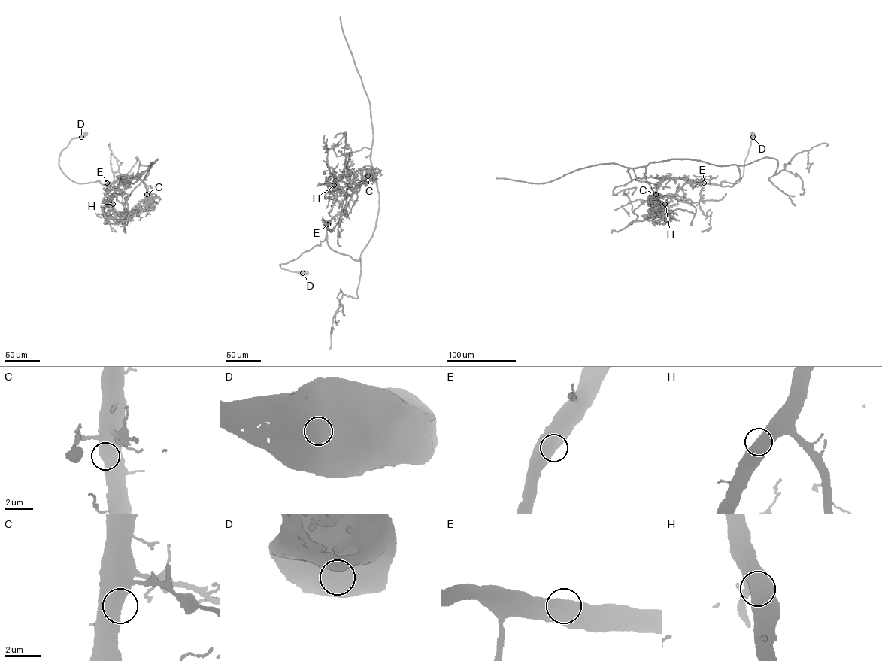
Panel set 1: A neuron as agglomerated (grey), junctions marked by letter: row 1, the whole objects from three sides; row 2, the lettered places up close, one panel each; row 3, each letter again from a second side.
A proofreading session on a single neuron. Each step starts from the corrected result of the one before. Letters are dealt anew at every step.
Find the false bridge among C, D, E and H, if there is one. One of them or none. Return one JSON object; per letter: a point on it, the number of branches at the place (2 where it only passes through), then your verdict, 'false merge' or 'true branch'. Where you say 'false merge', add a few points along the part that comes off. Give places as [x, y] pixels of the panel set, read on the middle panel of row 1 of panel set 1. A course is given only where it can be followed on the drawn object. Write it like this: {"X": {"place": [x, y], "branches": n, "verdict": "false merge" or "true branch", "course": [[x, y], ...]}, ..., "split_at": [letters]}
{"C": {"place": [368, 176], "branches": 1, "verdict": "true branch"}, "D": {"place": [302, 273], "branches": 1, "verdict": "true branch"}, "E": {"place": [328, 224], "branches": 1, "verdict": "true branch"}, "H": {"place": [334, 185], "branches": 1, "verdict": "true branch"}, "split_at": []}

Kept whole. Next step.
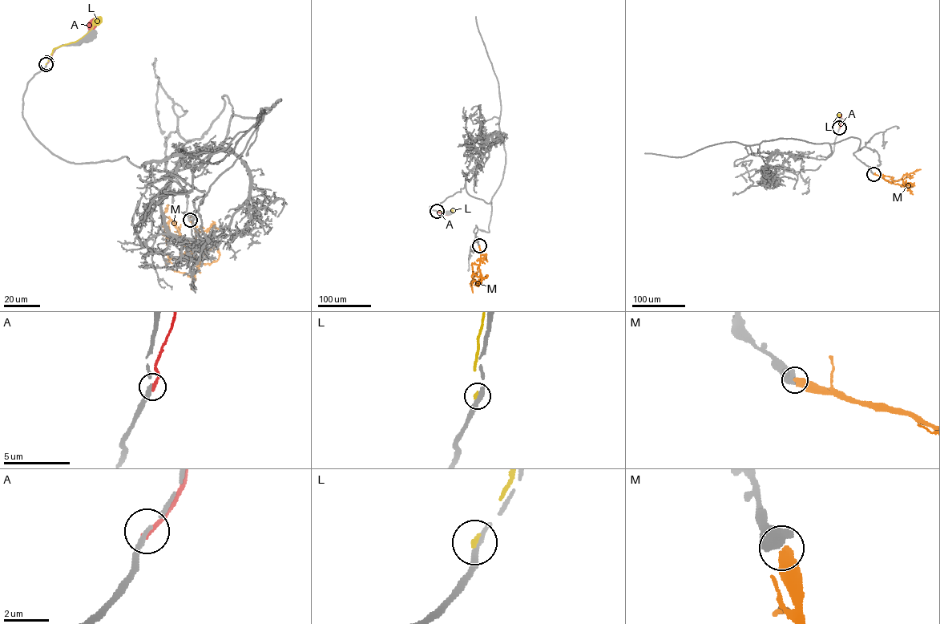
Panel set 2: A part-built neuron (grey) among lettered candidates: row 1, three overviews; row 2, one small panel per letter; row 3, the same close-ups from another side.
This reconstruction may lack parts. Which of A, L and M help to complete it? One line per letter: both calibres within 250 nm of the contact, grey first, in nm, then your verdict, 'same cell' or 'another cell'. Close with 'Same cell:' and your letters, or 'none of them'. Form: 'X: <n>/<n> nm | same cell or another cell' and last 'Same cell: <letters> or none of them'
A: 200/240 nm | another cell
L: 400/160 nm | another cell
M: 700/480 nm | another cell
Same cell: none of them

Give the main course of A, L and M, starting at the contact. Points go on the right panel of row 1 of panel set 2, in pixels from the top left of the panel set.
A: (840, 127), (843, 120), (840, 115)
L: (839, 127), (838, 114)
M: (873, 174), (893, 182), (905, 174), (921, 169)

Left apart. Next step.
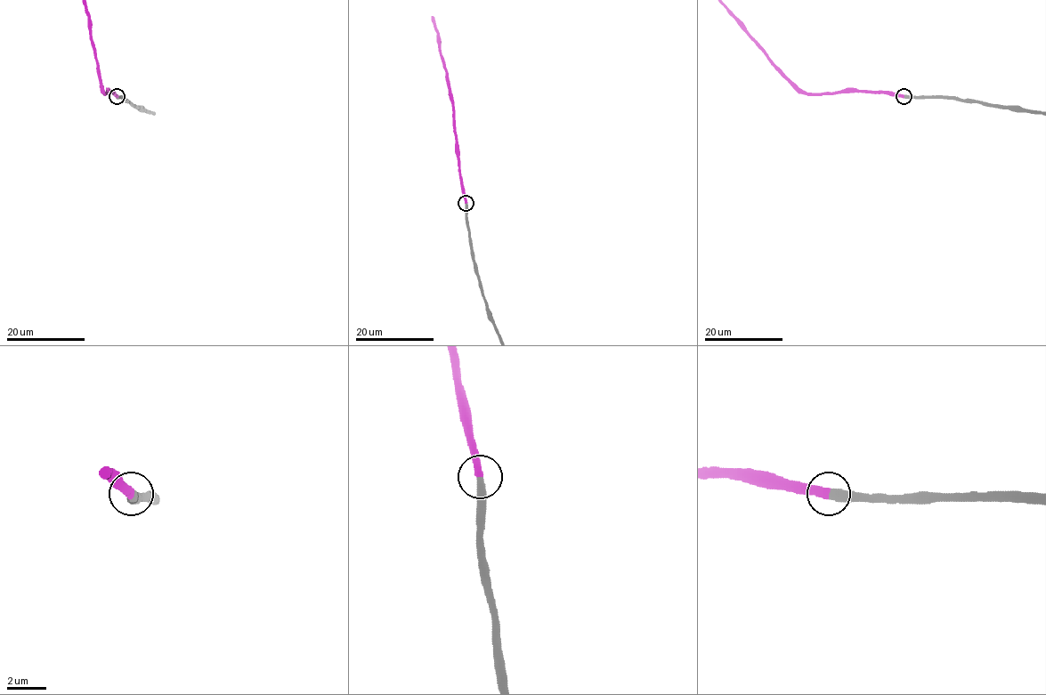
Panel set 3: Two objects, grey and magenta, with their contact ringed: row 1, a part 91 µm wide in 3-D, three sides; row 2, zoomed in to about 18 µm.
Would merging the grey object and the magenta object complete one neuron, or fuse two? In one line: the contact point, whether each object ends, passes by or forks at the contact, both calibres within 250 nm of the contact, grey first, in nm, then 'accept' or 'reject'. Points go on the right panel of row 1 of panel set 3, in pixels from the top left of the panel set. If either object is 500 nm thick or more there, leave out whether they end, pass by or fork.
at (904, 96); grey ends there; magenta ends there; 440 nm thick on the grey side, 420 nm on the other; accept

